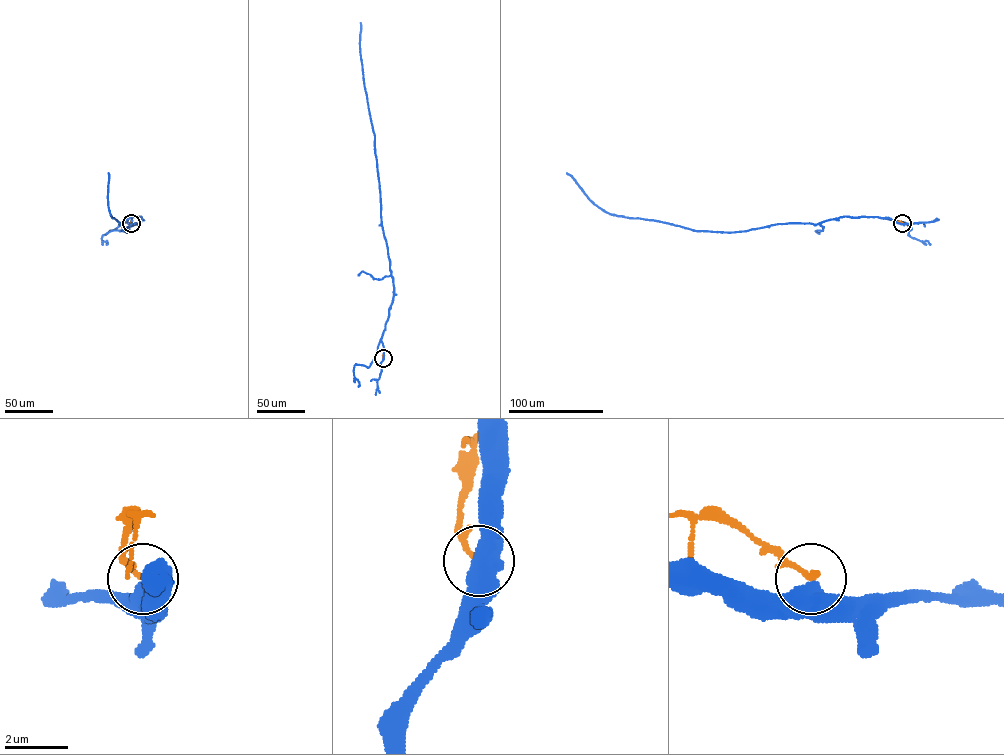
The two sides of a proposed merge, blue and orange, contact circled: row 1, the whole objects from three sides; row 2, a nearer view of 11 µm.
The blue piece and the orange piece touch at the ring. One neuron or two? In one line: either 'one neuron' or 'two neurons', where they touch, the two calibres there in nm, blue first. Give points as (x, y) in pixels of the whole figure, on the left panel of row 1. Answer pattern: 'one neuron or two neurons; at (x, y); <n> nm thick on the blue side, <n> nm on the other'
two neurons; at (131, 223); 500 nm thick on the blue side, 200 nm on the other

